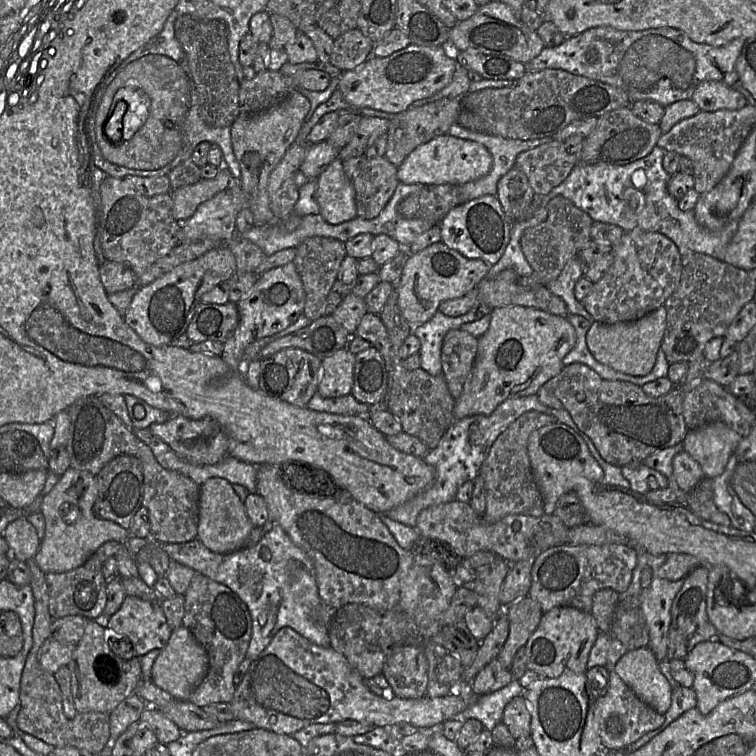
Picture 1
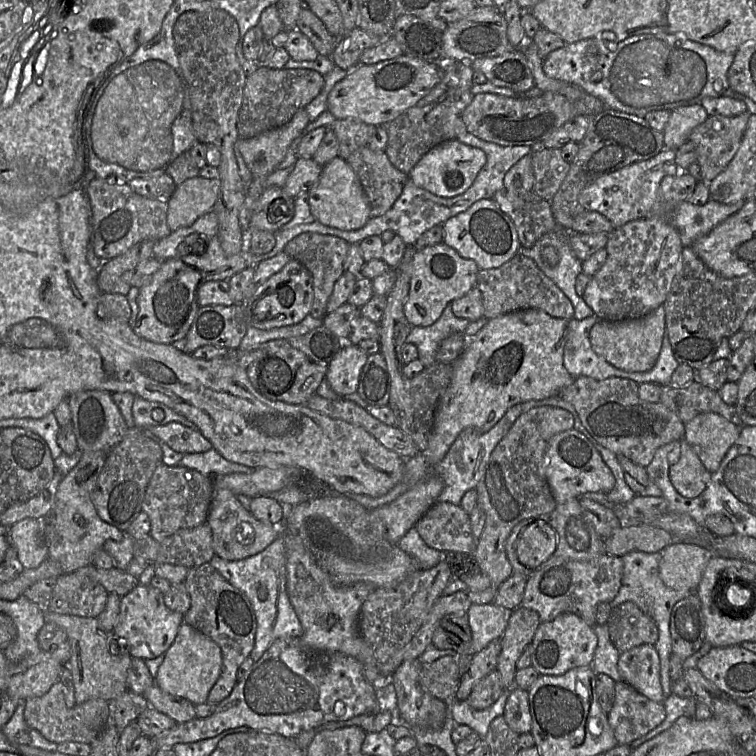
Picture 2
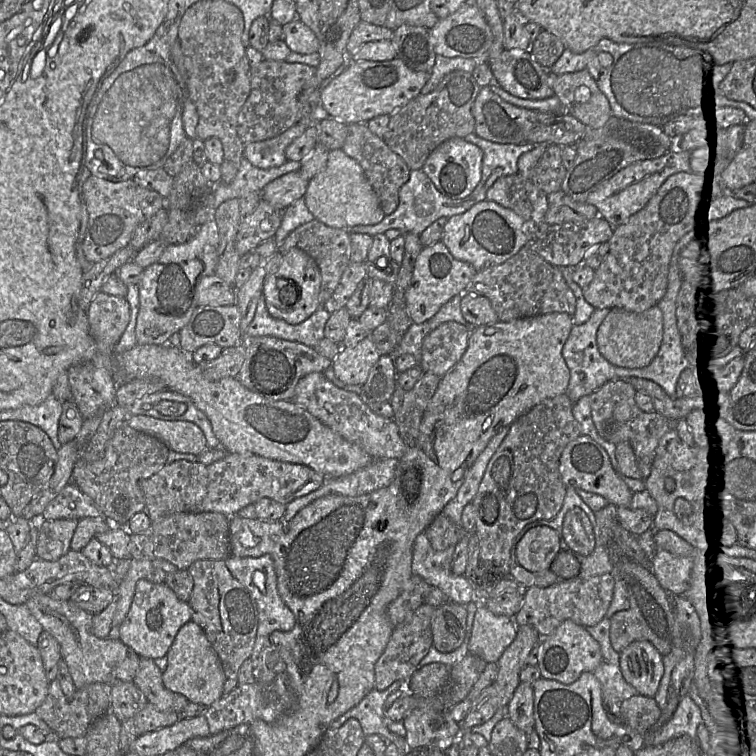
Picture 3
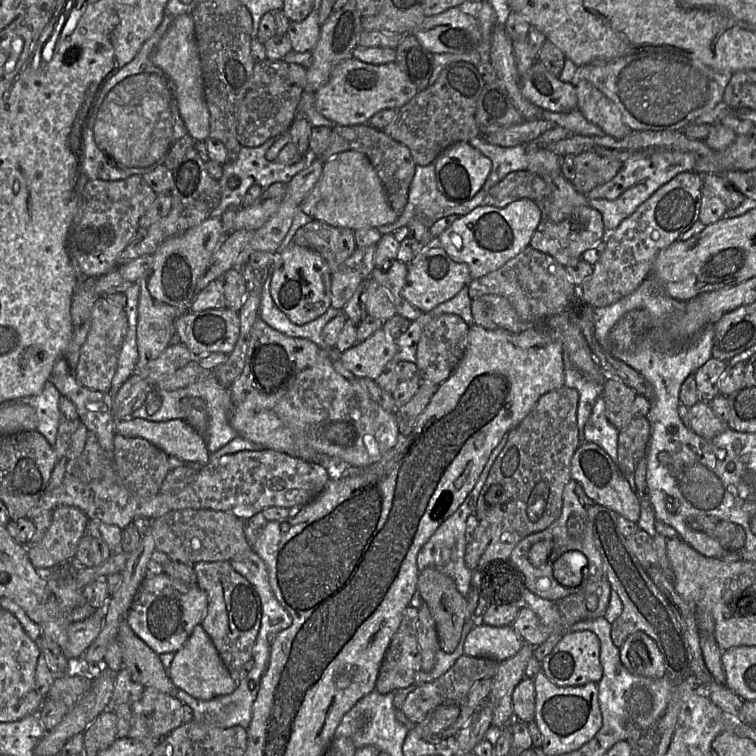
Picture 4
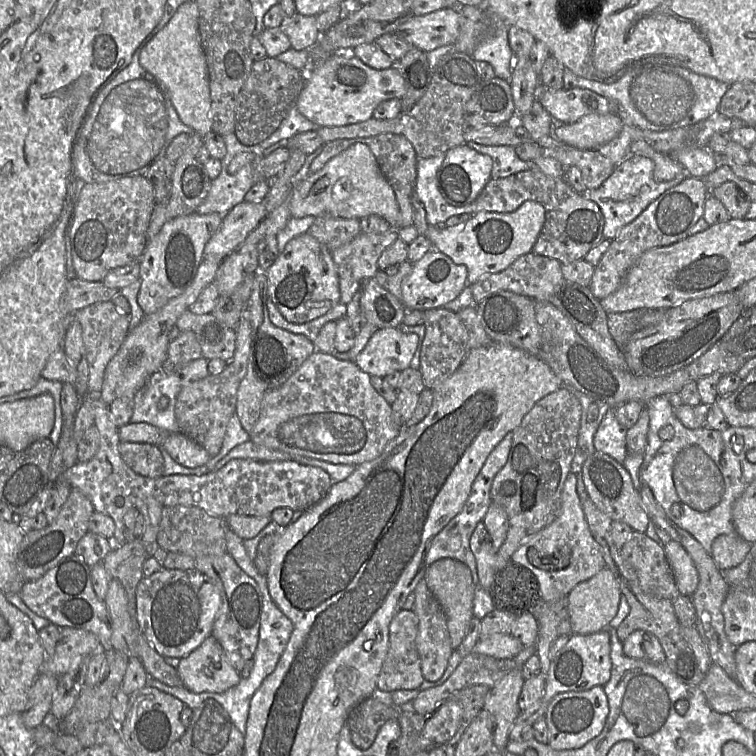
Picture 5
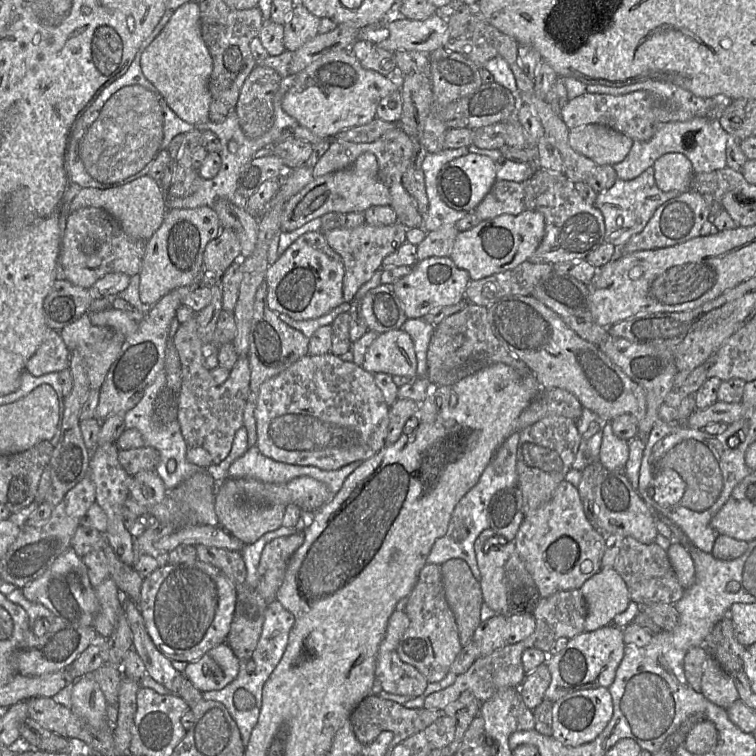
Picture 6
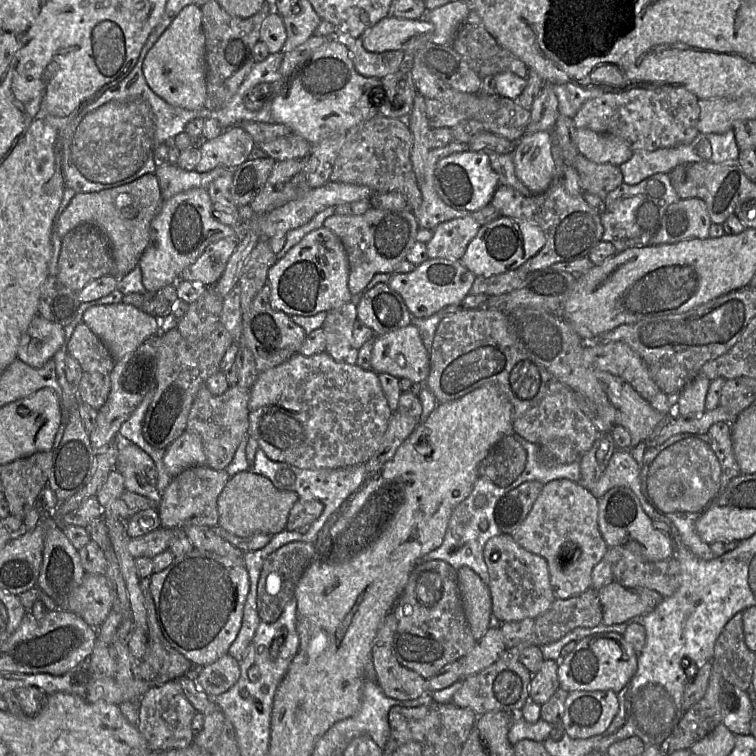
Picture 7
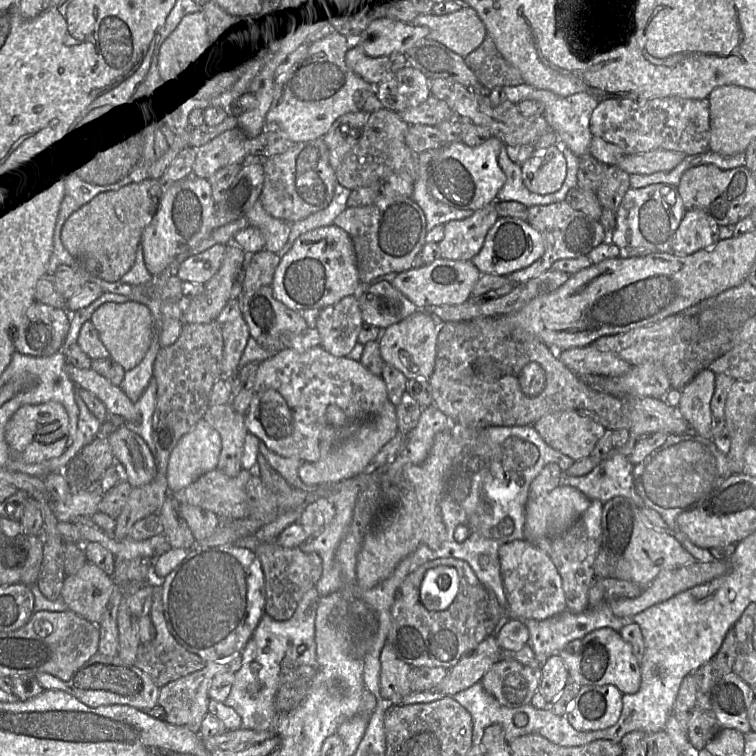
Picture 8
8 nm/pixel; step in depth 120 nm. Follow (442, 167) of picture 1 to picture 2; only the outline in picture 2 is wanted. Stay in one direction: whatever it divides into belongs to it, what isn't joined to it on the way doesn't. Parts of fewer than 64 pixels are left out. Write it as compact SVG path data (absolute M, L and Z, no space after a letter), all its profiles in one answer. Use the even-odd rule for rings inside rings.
M458 139L444 141L430 149L408 173L408 178L420 188L442 197L454 197L464 193L474 182L487 162L486 153Z

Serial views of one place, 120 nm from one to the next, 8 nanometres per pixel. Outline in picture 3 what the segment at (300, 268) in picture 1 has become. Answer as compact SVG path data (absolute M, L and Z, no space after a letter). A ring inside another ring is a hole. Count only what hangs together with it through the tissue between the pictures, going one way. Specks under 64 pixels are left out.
M314 219L292 231L279 247L279 252L287 253L291 248L299 248L316 262L320 274L320 306L323 307L340 282L343 272L350 264L350 234L343 229L333 228Z

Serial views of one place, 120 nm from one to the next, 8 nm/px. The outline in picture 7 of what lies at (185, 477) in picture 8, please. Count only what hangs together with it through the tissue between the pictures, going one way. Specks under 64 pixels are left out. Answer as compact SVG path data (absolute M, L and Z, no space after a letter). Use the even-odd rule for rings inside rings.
M184 432L166 448L163 462L172 478L175 478L189 467L208 466L201 439L191 432Z

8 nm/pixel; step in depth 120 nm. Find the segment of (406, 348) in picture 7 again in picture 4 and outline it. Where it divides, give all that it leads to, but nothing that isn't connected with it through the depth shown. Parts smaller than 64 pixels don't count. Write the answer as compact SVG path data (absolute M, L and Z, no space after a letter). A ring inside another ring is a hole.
M381 328L341 353L340 362L357 379L375 380L394 359L397 350L396 342Z

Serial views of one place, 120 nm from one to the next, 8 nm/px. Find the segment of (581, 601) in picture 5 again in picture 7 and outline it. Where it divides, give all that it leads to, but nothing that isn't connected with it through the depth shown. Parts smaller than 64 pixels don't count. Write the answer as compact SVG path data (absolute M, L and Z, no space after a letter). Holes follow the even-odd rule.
M613 581L599 591L602 606L602 621L605 626L639 620L653 609L636 594Z

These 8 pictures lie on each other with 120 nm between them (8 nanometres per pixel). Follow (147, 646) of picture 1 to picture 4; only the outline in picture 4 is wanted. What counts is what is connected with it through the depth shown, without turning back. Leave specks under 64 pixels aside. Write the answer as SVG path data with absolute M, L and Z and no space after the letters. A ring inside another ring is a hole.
M165 573L146 577L139 587L126 621L133 632L158 655L177 652L187 641L195 626L207 614L206 593L198 586L190 586Z

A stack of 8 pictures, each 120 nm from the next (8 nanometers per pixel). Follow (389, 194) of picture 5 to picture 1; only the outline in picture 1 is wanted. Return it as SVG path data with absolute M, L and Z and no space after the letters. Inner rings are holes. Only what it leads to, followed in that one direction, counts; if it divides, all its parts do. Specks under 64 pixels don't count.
M340 157L333 160L326 170L316 180L315 200L320 209L320 215L328 223L336 225L357 217L355 189L347 177Z

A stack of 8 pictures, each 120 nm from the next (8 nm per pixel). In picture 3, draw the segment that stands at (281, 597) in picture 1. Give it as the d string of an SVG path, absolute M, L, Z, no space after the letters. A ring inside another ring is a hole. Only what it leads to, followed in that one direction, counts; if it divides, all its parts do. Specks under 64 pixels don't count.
M266 554L257 558L238 558L230 556L224 561L231 574L250 591L257 604L259 617L258 629L256 642L250 657L255 670L260 664L260 655L264 648L265 642L269 640L269 636L275 631L291 631L295 626L295 616L284 603L279 594L277 586L277 574L271 555Z

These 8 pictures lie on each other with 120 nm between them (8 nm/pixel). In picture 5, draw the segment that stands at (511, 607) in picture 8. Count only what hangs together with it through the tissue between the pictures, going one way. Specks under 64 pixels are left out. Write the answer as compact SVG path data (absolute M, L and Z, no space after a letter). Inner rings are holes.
M483 522L477 524L471 535L470 548L476 562L479 579L478 584L489 591L496 574L502 570L511 559L504 559L498 554L498 550L494 550L490 535Z

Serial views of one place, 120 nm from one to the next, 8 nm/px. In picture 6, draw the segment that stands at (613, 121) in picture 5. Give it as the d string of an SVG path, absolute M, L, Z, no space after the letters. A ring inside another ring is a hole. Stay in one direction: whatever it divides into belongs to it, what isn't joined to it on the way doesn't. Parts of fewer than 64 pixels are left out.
M587 124L569 131L569 144L597 164L614 165L629 153L633 140L602 124Z

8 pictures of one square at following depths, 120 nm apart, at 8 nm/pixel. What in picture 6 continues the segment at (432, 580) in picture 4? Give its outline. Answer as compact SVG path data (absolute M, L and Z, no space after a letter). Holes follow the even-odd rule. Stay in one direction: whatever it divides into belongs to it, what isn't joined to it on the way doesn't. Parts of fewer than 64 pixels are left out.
M453 558L440 565L447 602L454 614L461 645L473 641L476 628L481 623L480 612L484 603L480 582L475 579L469 565L463 559Z

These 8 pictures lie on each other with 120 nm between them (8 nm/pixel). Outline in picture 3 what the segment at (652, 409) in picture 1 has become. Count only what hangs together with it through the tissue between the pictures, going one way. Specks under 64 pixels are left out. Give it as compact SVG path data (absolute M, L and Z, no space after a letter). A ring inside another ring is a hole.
M619 379L605 383L588 397L592 420L598 434L615 445L623 441L629 442L633 447L642 480L645 481L651 473L658 443L664 434L674 428L674 421L655 411L642 411L635 402L636 392L627 380Z

